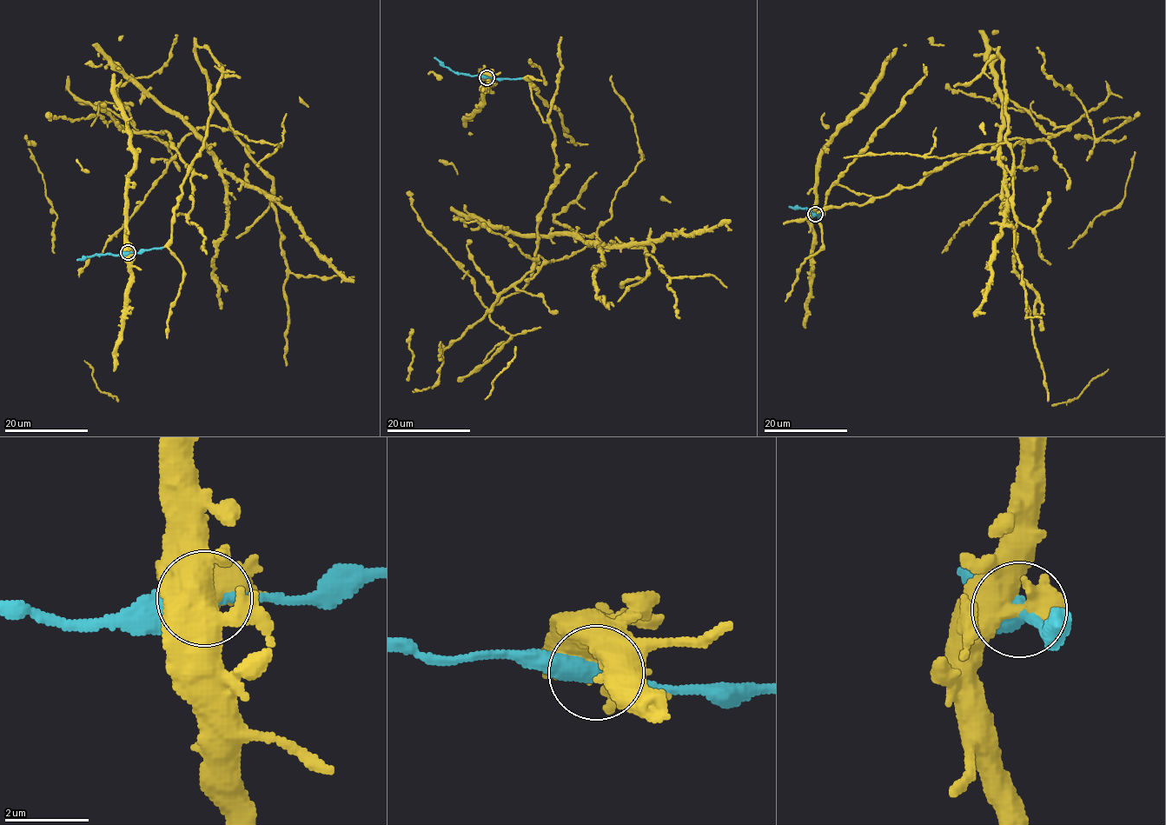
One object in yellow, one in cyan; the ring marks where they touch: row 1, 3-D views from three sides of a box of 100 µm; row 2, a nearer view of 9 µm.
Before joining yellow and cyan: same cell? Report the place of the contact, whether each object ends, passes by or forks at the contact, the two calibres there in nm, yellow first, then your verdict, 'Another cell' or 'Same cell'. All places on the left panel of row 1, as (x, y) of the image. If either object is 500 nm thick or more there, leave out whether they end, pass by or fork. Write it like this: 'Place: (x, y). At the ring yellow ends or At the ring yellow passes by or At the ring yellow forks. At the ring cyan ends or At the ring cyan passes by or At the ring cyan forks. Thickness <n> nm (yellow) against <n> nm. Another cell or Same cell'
Place: (128, 252). At the ring yellow forks. At the ring cyan passes by. Thickness 460 nm (yellow) against 400 nm. Same cell

